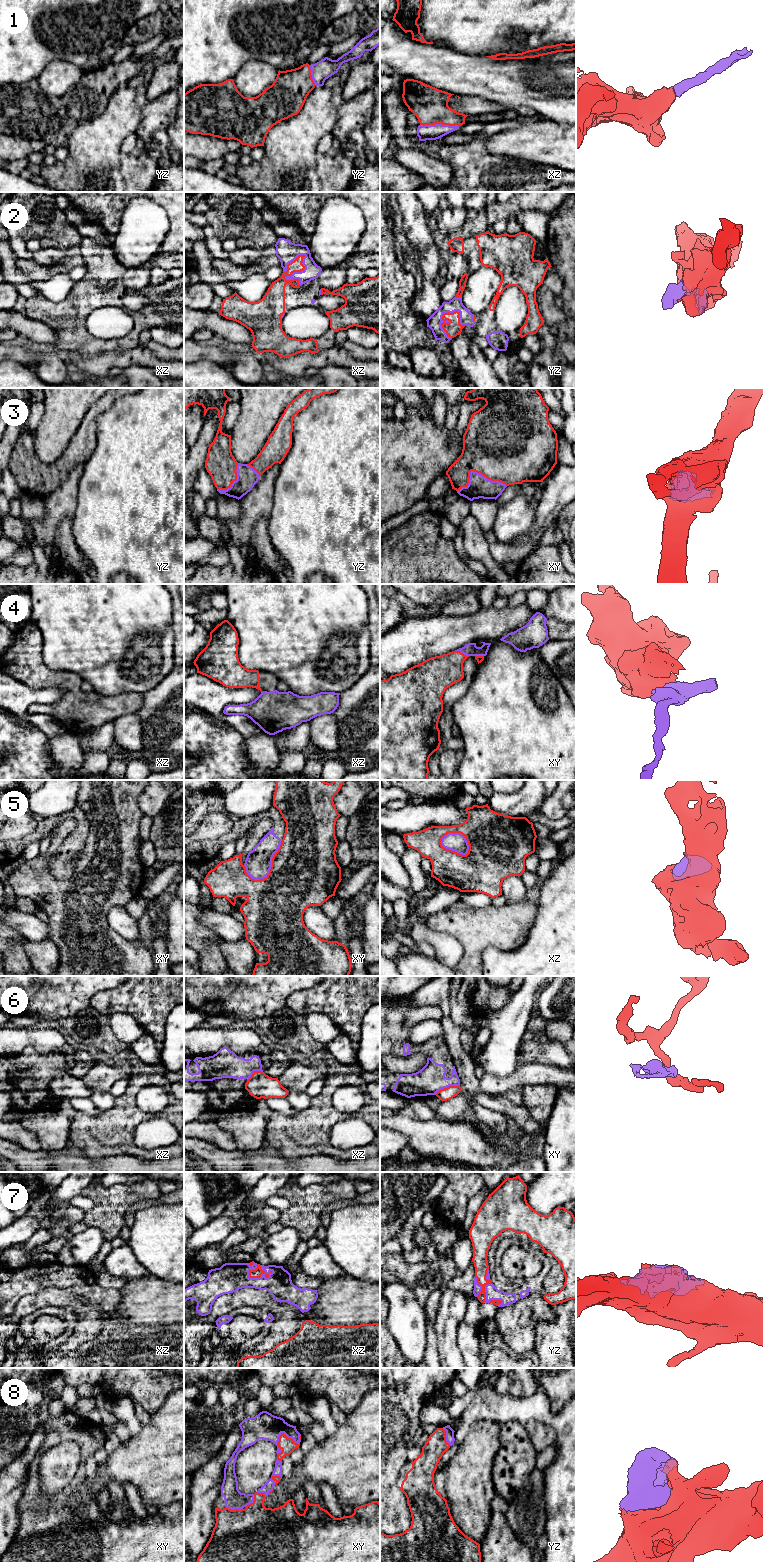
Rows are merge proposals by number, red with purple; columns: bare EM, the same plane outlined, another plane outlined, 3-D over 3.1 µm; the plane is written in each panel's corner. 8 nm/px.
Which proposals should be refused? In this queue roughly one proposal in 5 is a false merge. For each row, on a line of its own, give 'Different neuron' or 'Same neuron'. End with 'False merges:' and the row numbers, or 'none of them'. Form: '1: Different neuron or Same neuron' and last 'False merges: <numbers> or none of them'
1: Same neuron
2: Same neuron
3: Same neuron
4: Same neuron
5: Different neuron
6: Different neuron
7: Same neuron
8: Same neuron
False merges: 5, 6

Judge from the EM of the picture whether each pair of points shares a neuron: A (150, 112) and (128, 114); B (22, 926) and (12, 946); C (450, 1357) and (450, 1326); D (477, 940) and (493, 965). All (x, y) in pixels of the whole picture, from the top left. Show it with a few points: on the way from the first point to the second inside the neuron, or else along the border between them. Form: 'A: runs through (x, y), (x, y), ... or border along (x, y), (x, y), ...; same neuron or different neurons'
A: border along (141, 106), (141, 122), (136, 130); different neurons
B: border along (10, 926), (24, 938); different neurons
C: runs through (449, 1349), (449, 1334); same neuron
D: border along (508, 950), (486, 948), (482, 954), (482, 965); different neurons

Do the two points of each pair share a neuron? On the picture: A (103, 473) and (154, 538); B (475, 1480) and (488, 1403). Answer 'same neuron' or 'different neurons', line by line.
A: same neuron
B: different neurons

